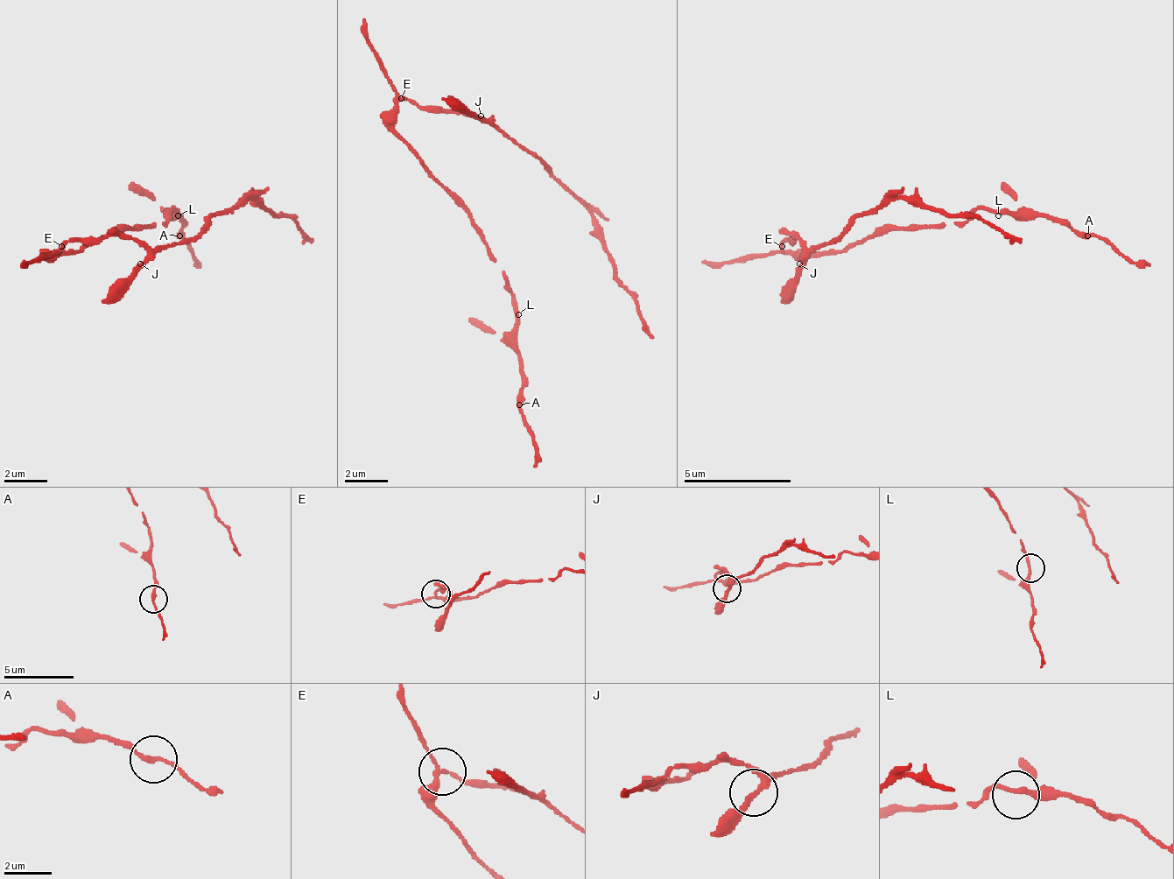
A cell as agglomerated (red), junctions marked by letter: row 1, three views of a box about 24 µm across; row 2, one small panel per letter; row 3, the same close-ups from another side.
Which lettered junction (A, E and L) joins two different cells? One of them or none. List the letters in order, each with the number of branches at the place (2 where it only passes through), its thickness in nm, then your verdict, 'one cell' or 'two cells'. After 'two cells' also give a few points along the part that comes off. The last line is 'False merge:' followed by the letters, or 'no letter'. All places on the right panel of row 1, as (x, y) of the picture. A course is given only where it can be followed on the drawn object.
A: 2 branches meet; 180 nm thick; one cell
E: 3 branches meet; 170 nm thick; two cells; foreign part runs (783, 248), (794, 236), (815, 248), (890, 199), (976, 215), (1019, 242)
L: 2 branches meet; 200 nm thick; one cell
False merge: E

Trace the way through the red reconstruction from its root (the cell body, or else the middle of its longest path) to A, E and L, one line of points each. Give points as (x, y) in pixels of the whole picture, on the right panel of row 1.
A: (799, 253), (842, 253), (853, 242), (885, 231), (966, 221), (976, 210), (1051, 215), (1089, 236)
E: (799, 253), (789, 253), (783, 248)
L: (799, 253), (842, 253), (853, 242), (863, 242), (885, 231), (966, 221), (976, 210), (993, 210), (998, 215)

